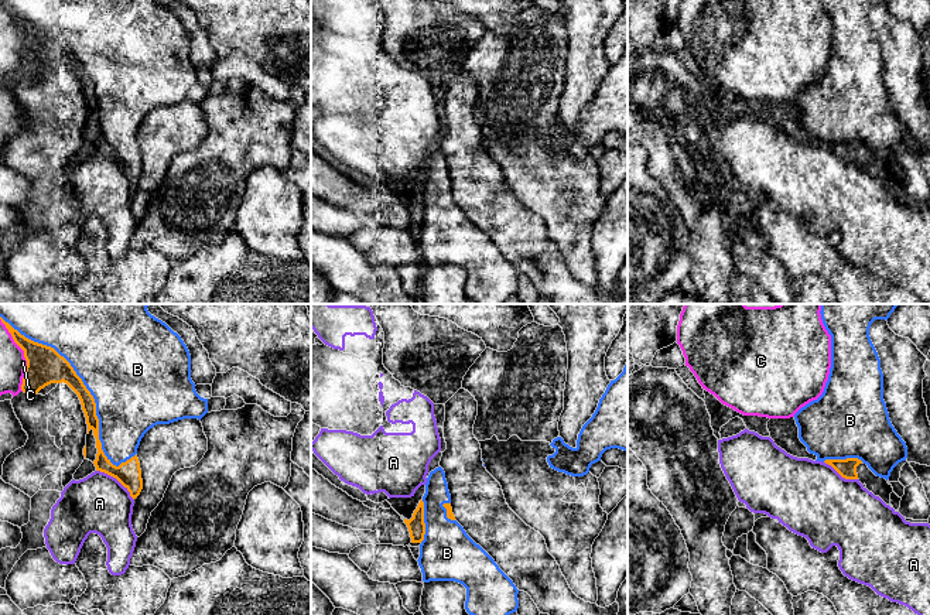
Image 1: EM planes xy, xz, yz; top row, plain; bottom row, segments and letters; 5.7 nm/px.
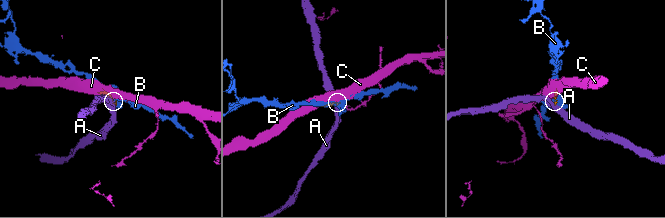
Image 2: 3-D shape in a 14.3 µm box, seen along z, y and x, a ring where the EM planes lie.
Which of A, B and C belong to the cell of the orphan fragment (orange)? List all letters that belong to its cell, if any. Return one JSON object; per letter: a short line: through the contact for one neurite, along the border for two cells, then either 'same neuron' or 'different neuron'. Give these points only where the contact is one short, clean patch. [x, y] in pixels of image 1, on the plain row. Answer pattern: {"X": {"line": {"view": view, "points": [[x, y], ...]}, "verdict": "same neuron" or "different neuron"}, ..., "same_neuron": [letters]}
{"A": {"line": {"view": "xy", "points": [[96, 153], [112, 159], [133, 183]]}, "verdict": "different neuron"}, "B": {"verdict": "same neuron"}, "C": {"verdict": "different neuron"}, "same_neuron": ["B"]}

